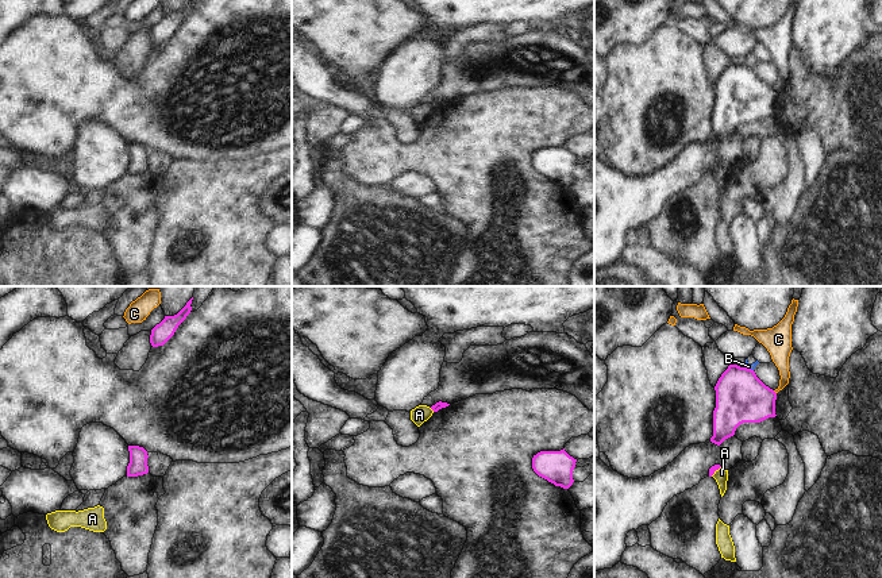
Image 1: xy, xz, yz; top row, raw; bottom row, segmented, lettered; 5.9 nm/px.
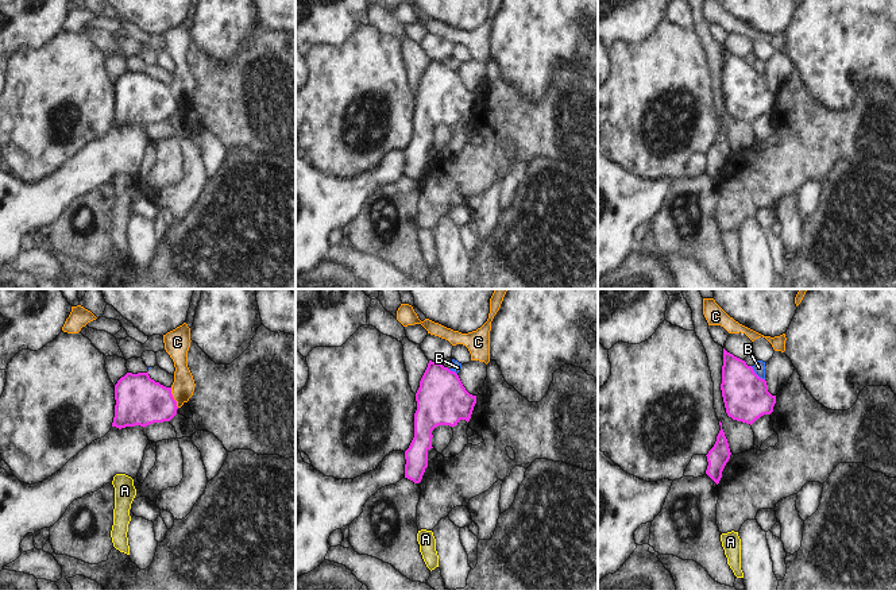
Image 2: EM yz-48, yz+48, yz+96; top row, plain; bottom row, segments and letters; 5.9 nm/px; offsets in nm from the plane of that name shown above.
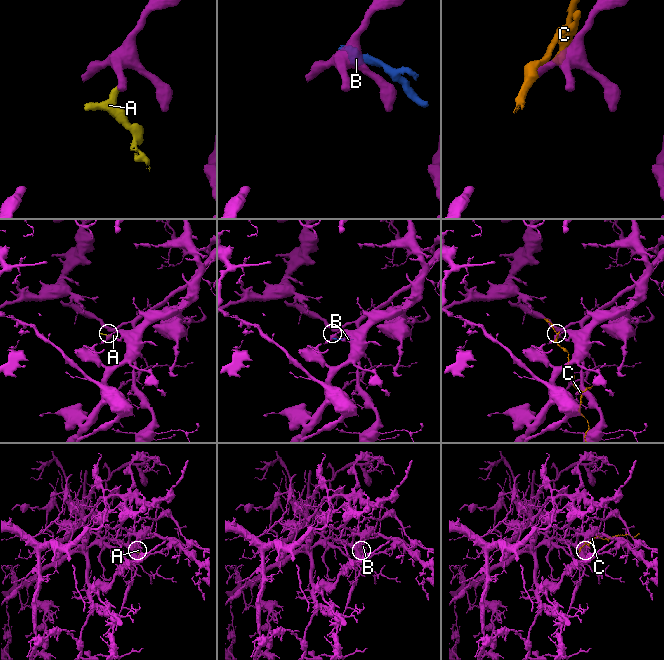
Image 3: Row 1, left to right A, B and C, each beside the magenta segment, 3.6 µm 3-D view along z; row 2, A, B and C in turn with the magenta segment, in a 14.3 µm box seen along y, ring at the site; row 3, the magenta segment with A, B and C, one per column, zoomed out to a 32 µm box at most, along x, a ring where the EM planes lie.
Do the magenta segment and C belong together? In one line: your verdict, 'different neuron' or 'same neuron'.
different neuron

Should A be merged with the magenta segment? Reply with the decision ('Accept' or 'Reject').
Reject.

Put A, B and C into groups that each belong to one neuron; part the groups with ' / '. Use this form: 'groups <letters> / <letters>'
groups A / B / C

